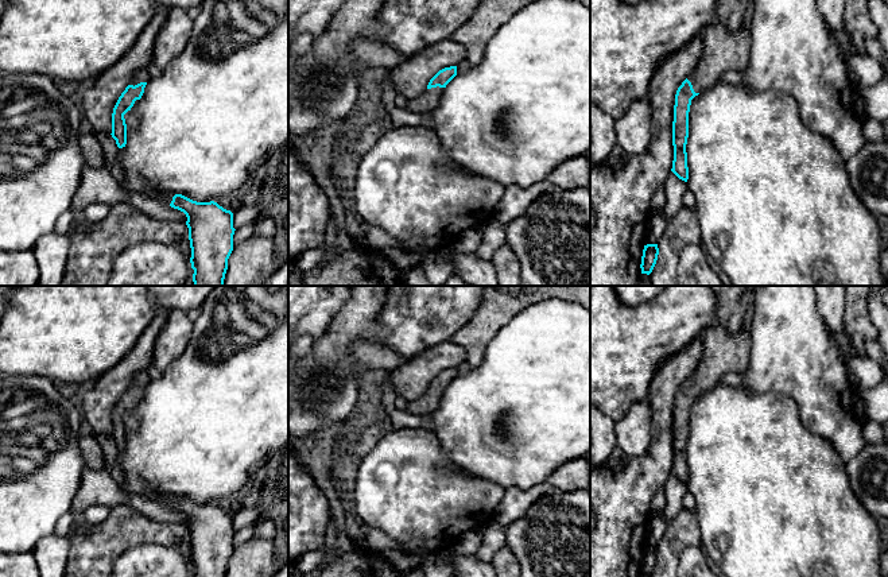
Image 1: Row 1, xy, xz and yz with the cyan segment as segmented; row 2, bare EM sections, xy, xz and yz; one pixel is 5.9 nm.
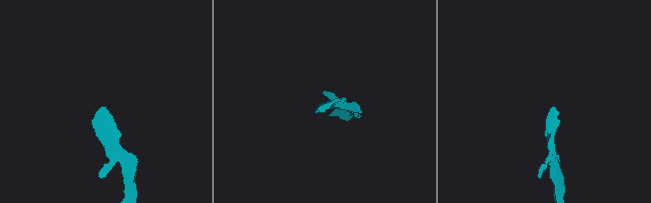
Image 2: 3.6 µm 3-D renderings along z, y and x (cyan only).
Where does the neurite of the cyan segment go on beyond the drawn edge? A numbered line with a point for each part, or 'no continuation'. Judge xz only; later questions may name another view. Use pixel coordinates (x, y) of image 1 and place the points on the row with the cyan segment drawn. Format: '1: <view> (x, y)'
1: xz (430, 99)

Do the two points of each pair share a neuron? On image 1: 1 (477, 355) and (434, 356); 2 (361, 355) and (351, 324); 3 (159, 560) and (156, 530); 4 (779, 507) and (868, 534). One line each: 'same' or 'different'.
1: different
2: different
3: different
4: same

